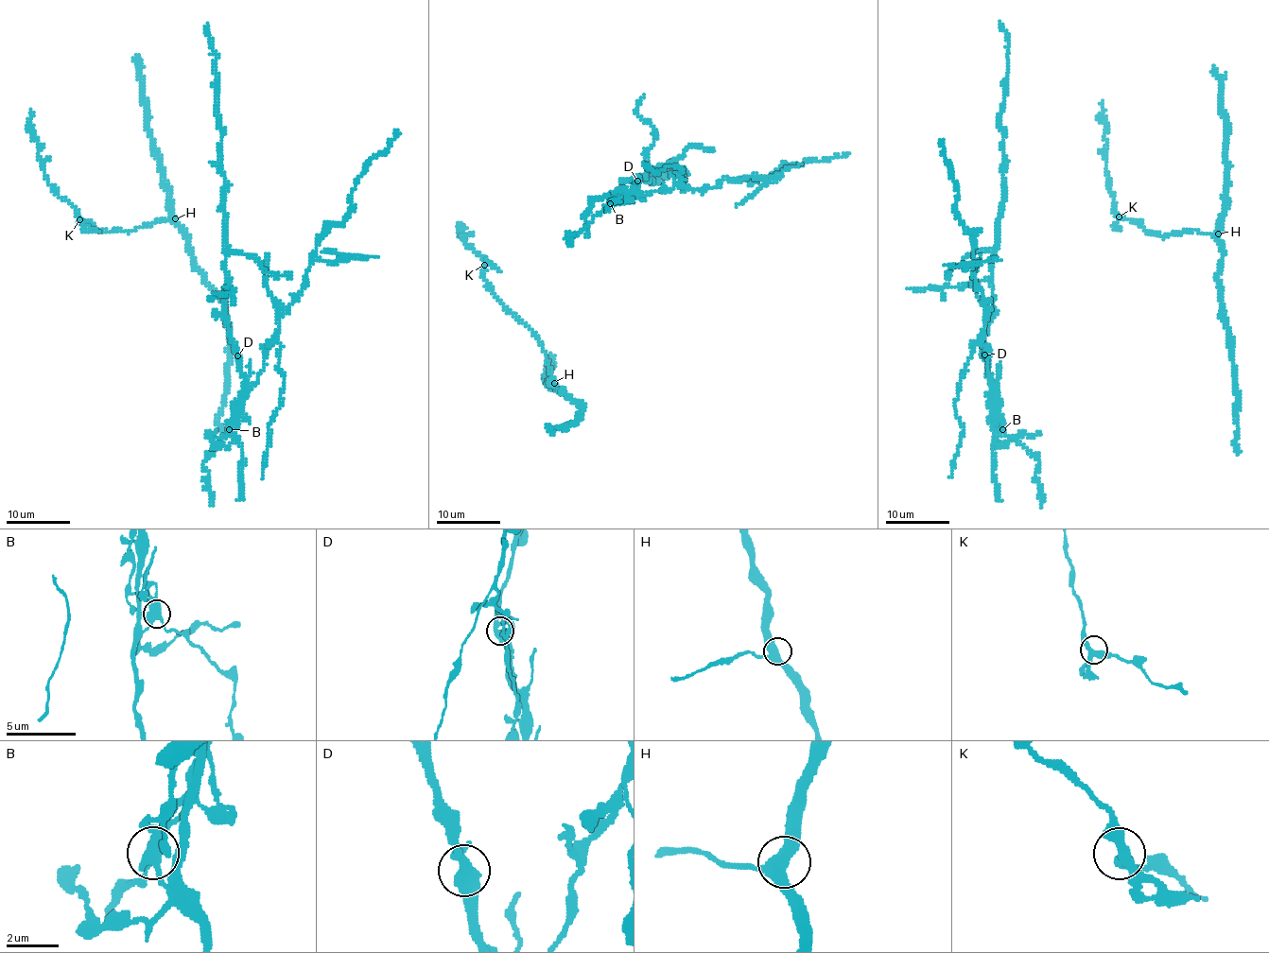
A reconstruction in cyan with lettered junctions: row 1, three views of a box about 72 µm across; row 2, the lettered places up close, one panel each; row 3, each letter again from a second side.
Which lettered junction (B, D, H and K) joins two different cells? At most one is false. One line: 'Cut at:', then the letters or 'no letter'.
Cut at: B

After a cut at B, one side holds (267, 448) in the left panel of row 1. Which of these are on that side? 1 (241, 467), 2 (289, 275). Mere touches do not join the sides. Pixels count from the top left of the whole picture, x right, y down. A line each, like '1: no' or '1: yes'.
1: no
2: no

